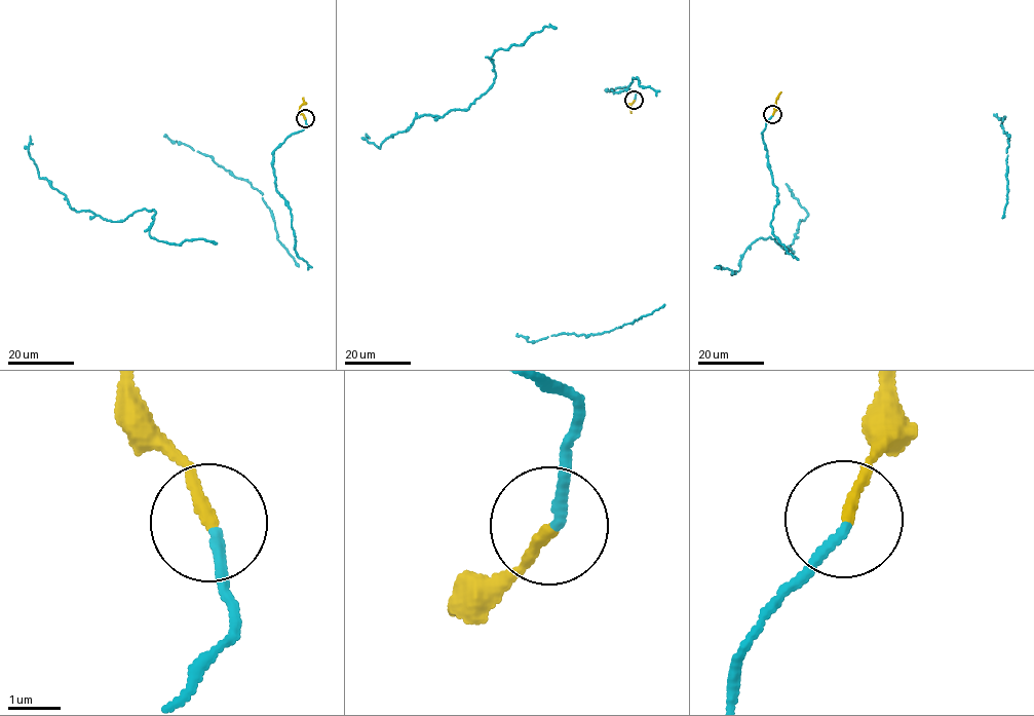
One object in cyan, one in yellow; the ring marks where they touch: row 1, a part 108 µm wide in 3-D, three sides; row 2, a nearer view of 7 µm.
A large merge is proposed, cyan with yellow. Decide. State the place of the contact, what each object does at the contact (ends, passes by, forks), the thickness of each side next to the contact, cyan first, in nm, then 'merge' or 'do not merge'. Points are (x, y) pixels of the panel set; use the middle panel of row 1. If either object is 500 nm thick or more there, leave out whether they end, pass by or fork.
at (634, 100); cyan ends there; yellow ends there; 190 nm thick on the cyan side, 240 nm on the other; merge

